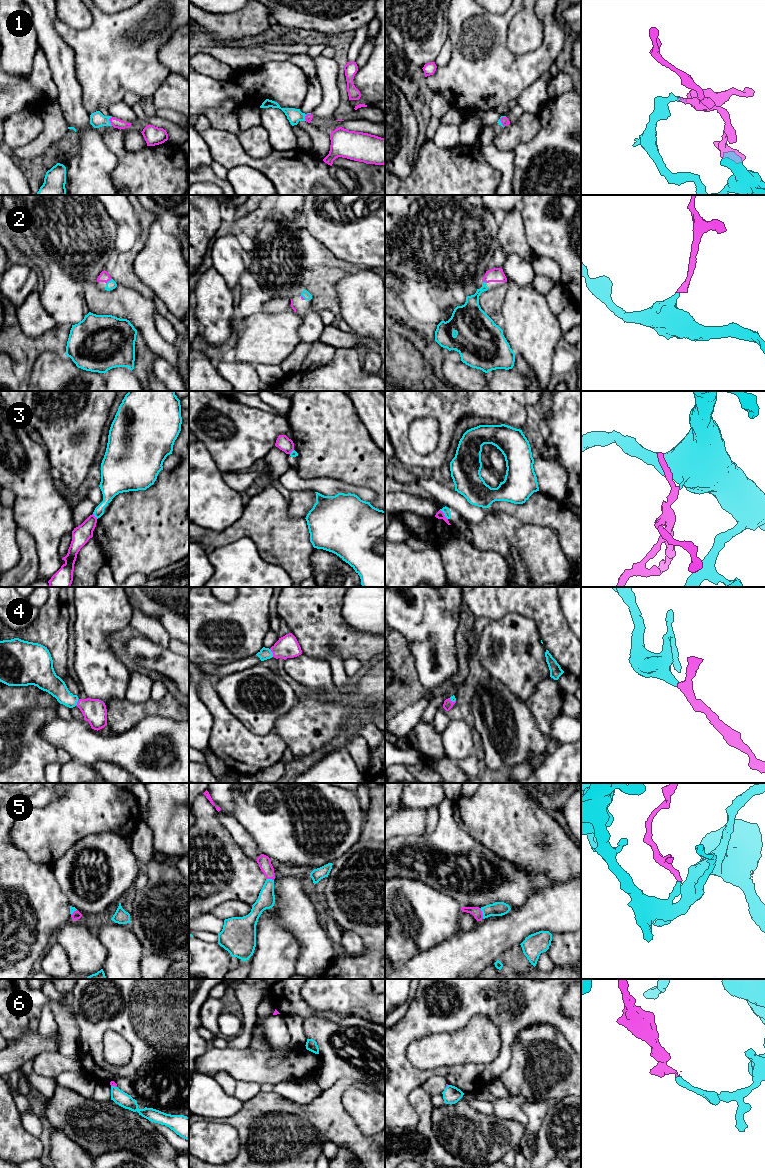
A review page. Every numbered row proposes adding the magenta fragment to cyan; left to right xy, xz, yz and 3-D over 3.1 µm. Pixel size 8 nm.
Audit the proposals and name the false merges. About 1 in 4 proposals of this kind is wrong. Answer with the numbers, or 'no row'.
3, 6

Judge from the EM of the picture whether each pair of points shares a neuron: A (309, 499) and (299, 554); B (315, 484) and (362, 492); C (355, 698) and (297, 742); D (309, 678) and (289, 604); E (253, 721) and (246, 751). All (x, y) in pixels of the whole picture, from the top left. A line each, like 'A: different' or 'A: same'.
A: different
B: same
C: same
D: different
E: different

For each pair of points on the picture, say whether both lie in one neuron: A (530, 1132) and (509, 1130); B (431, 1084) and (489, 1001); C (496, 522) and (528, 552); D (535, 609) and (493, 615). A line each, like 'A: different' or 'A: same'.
A: different
B: different
C: same
D: same

